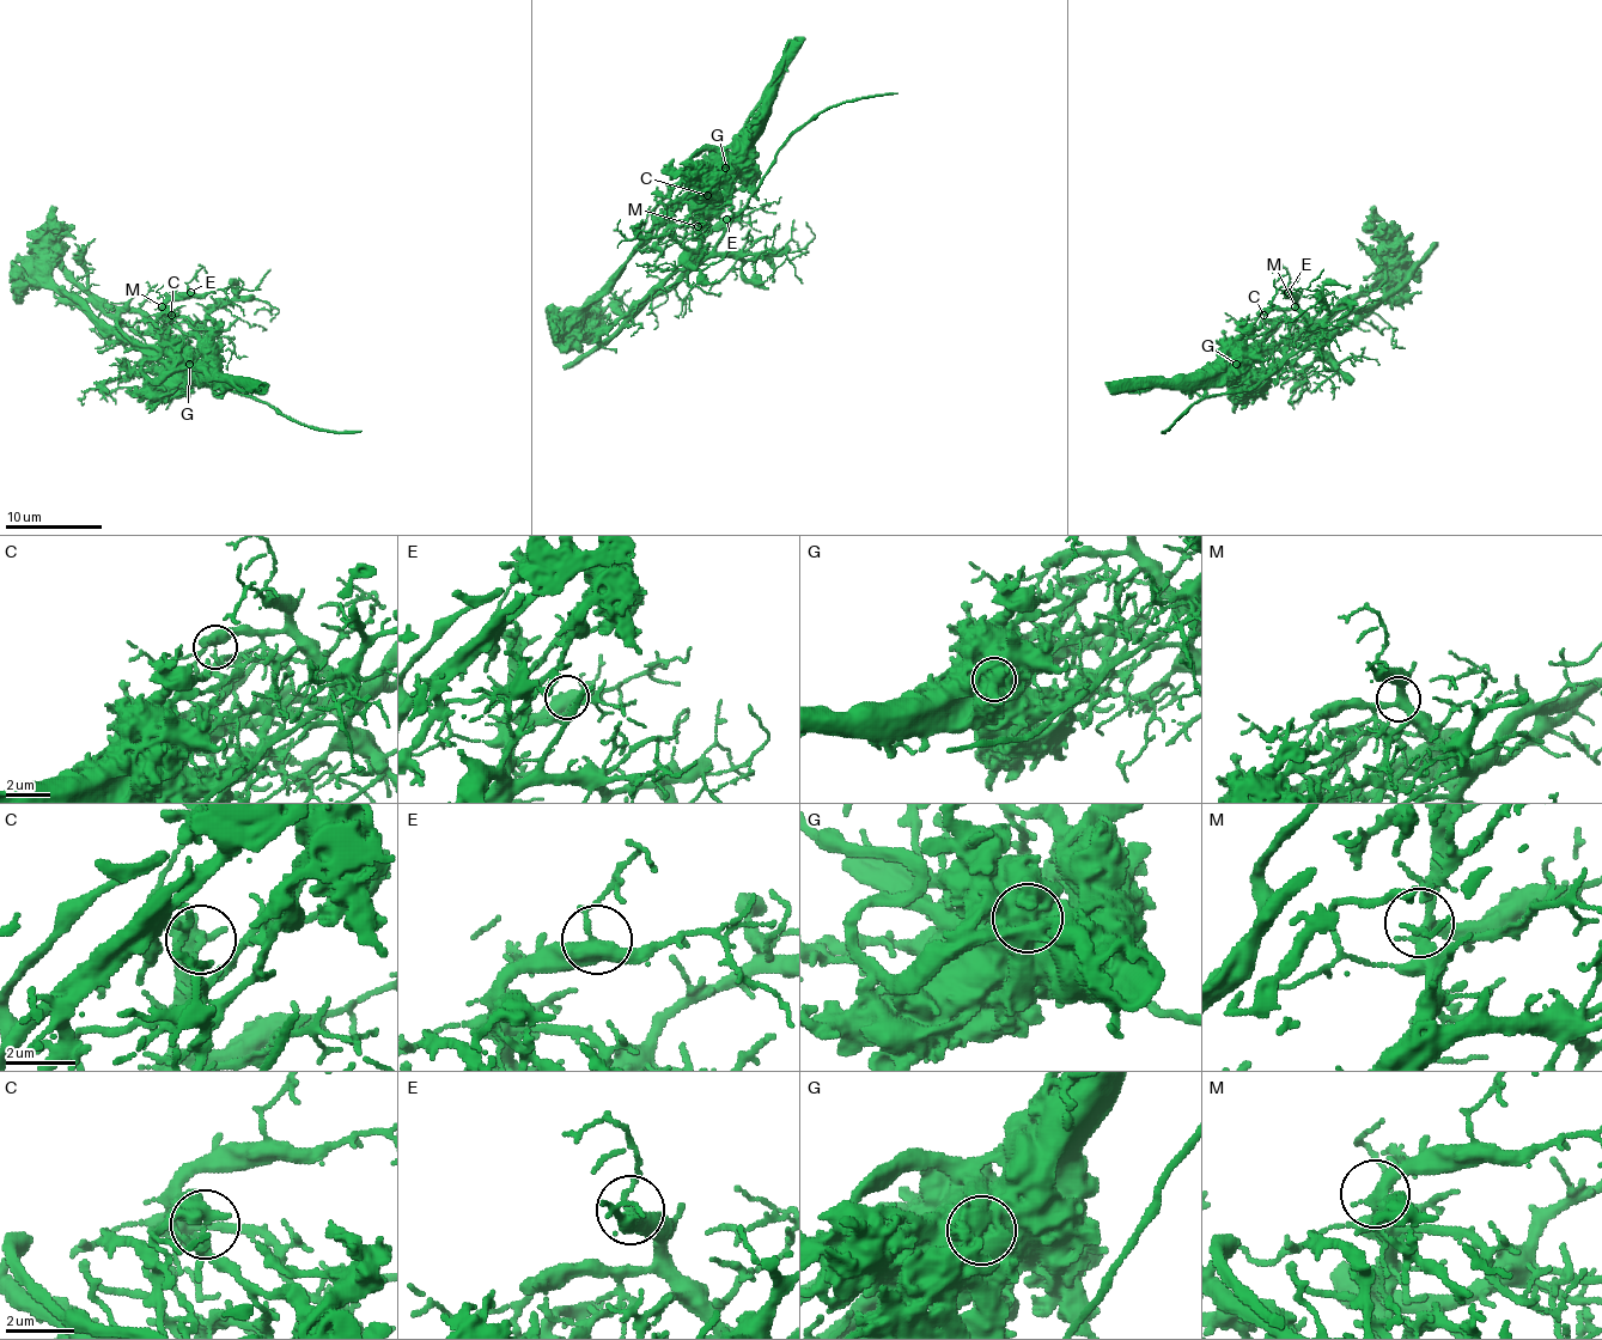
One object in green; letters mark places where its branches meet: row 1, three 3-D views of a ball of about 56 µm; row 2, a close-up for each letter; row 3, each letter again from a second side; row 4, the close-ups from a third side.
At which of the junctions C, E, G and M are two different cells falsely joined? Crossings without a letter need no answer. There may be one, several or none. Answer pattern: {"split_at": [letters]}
{"split_at": ["C", "G"]}

